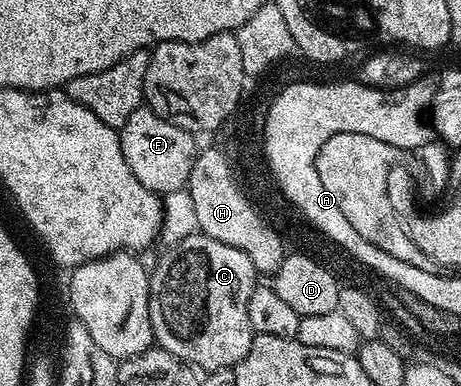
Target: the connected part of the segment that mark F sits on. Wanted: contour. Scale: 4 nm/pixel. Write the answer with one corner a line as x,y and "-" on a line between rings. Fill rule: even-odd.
145,105
137,107
132,117
124,121
118,136
124,161
136,181
162,197
169,191
181,191
187,186
196,154
194,139
195,136
191,132
185,131
180,125
172,125
172,121
160,117

